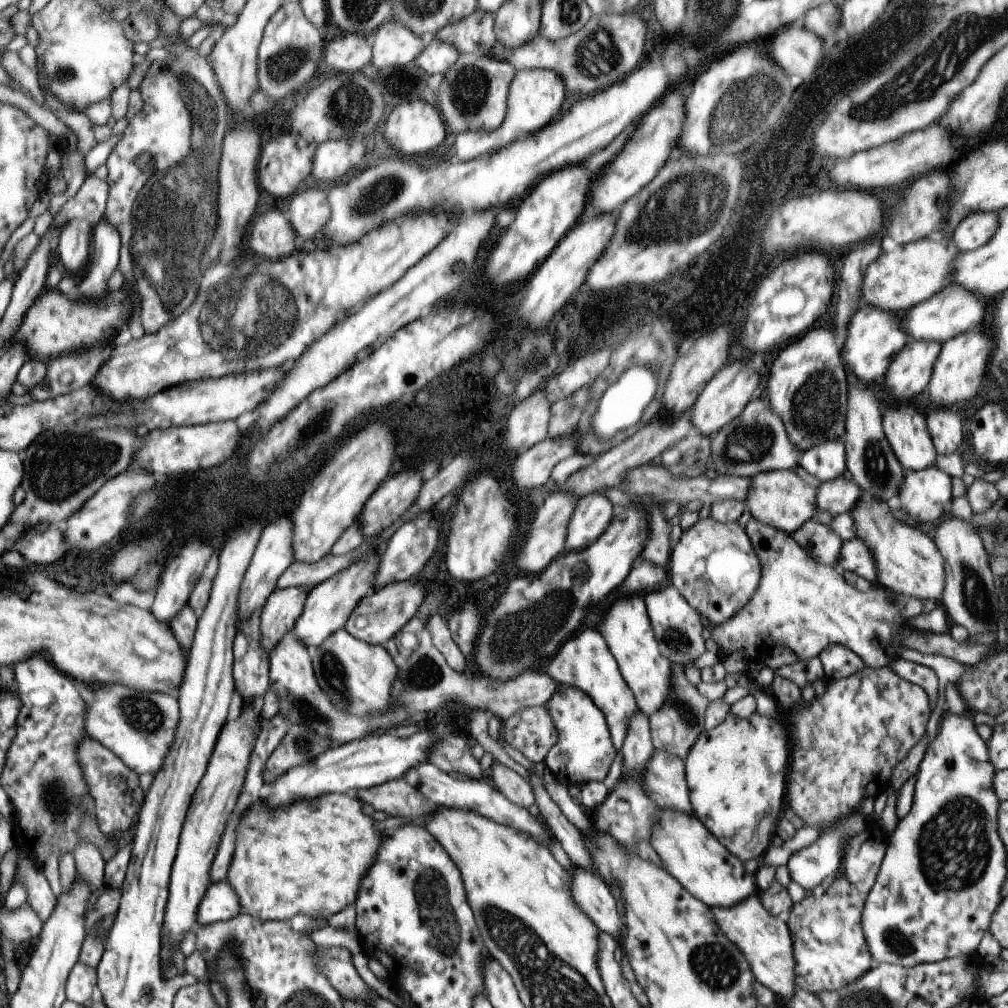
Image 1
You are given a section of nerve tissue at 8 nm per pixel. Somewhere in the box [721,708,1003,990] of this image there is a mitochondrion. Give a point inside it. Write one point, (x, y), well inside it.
(953, 850)

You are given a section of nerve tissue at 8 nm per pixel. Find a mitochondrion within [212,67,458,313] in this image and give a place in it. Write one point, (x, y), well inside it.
(349, 107)

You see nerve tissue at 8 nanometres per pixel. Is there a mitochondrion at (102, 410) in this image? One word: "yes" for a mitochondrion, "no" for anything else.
yes

